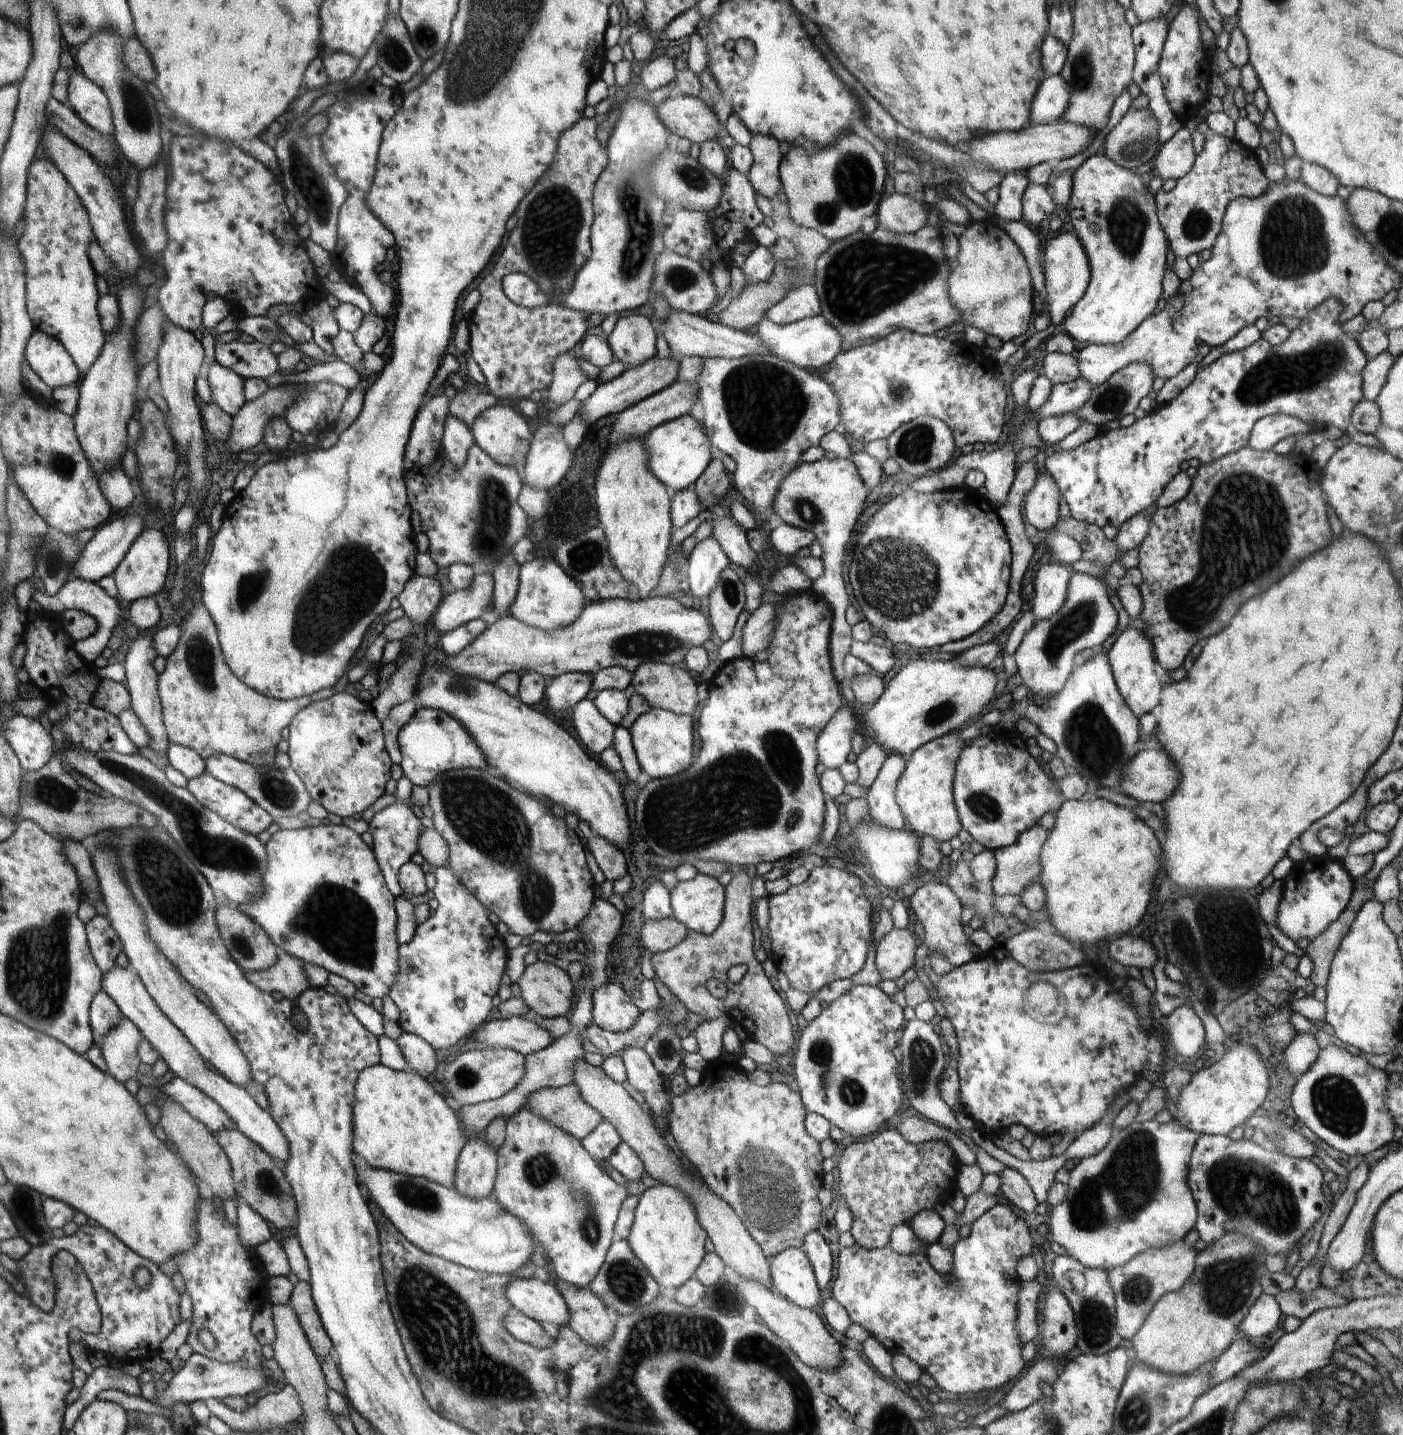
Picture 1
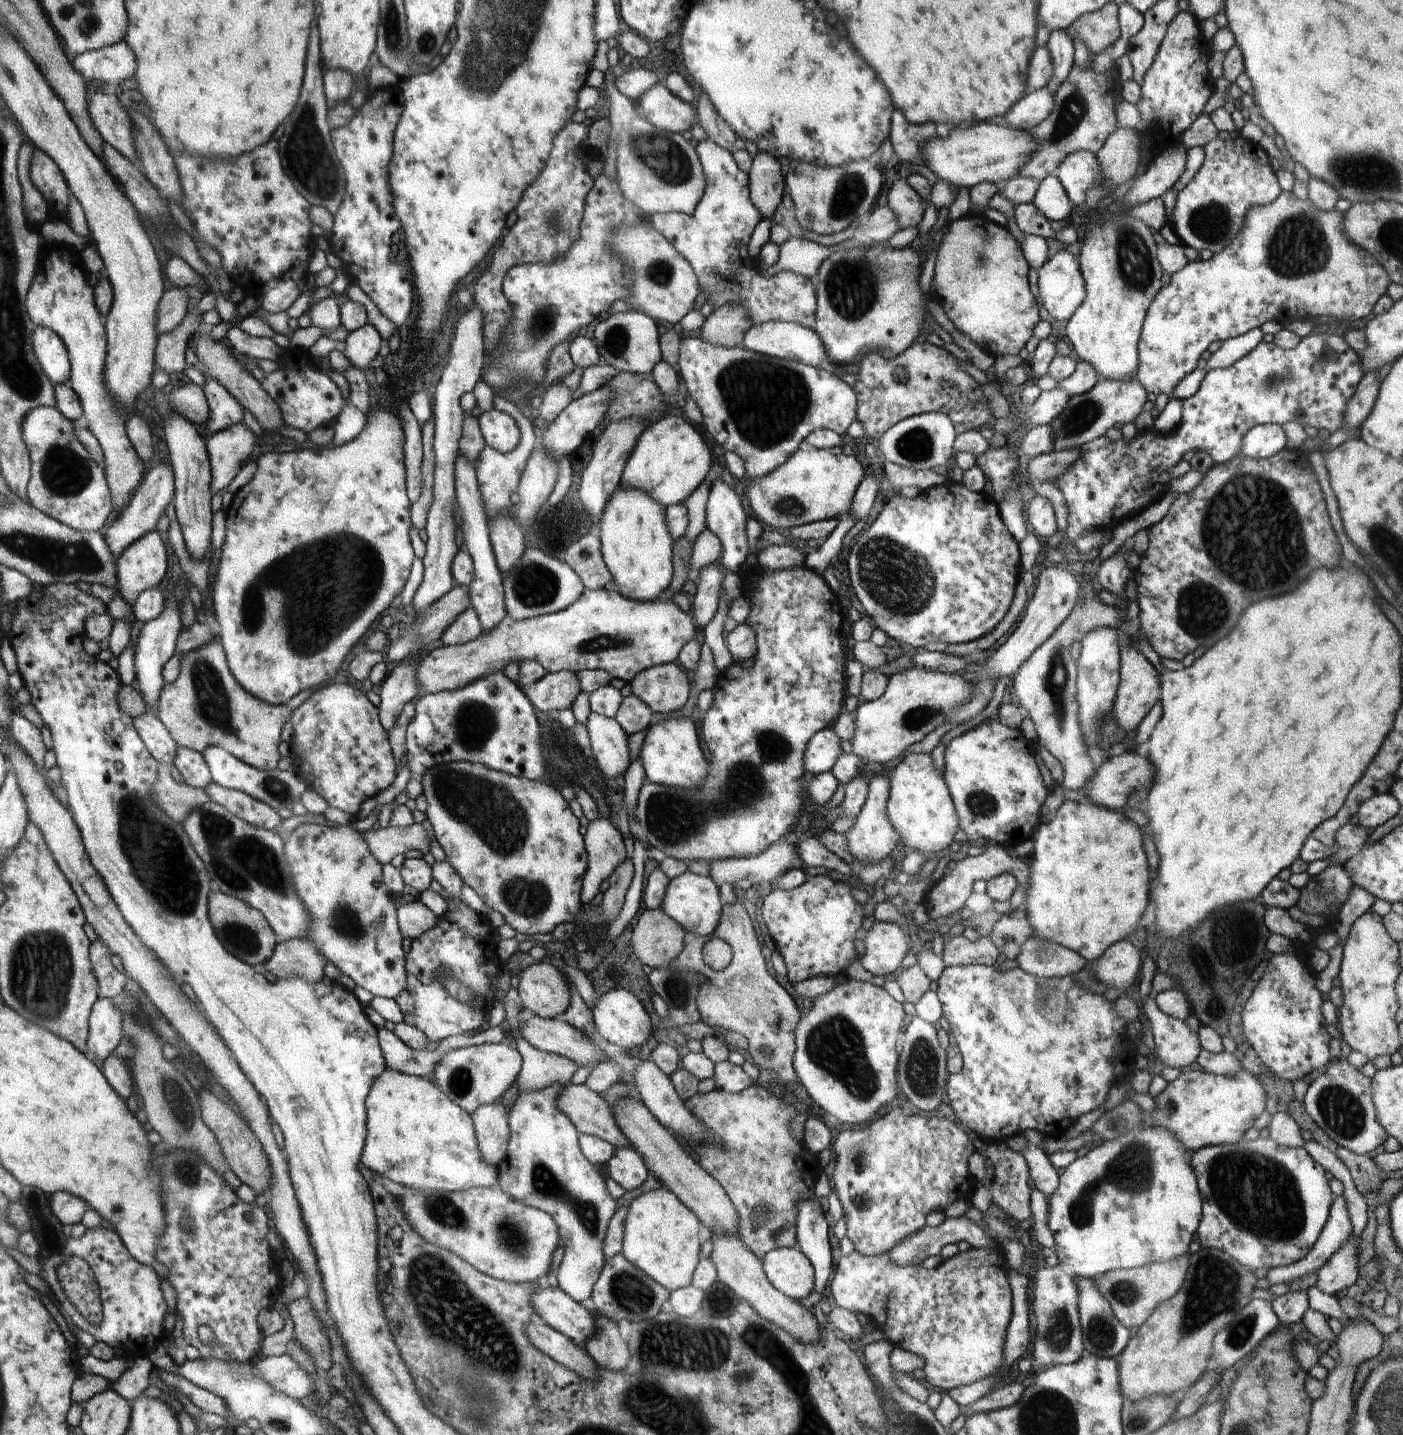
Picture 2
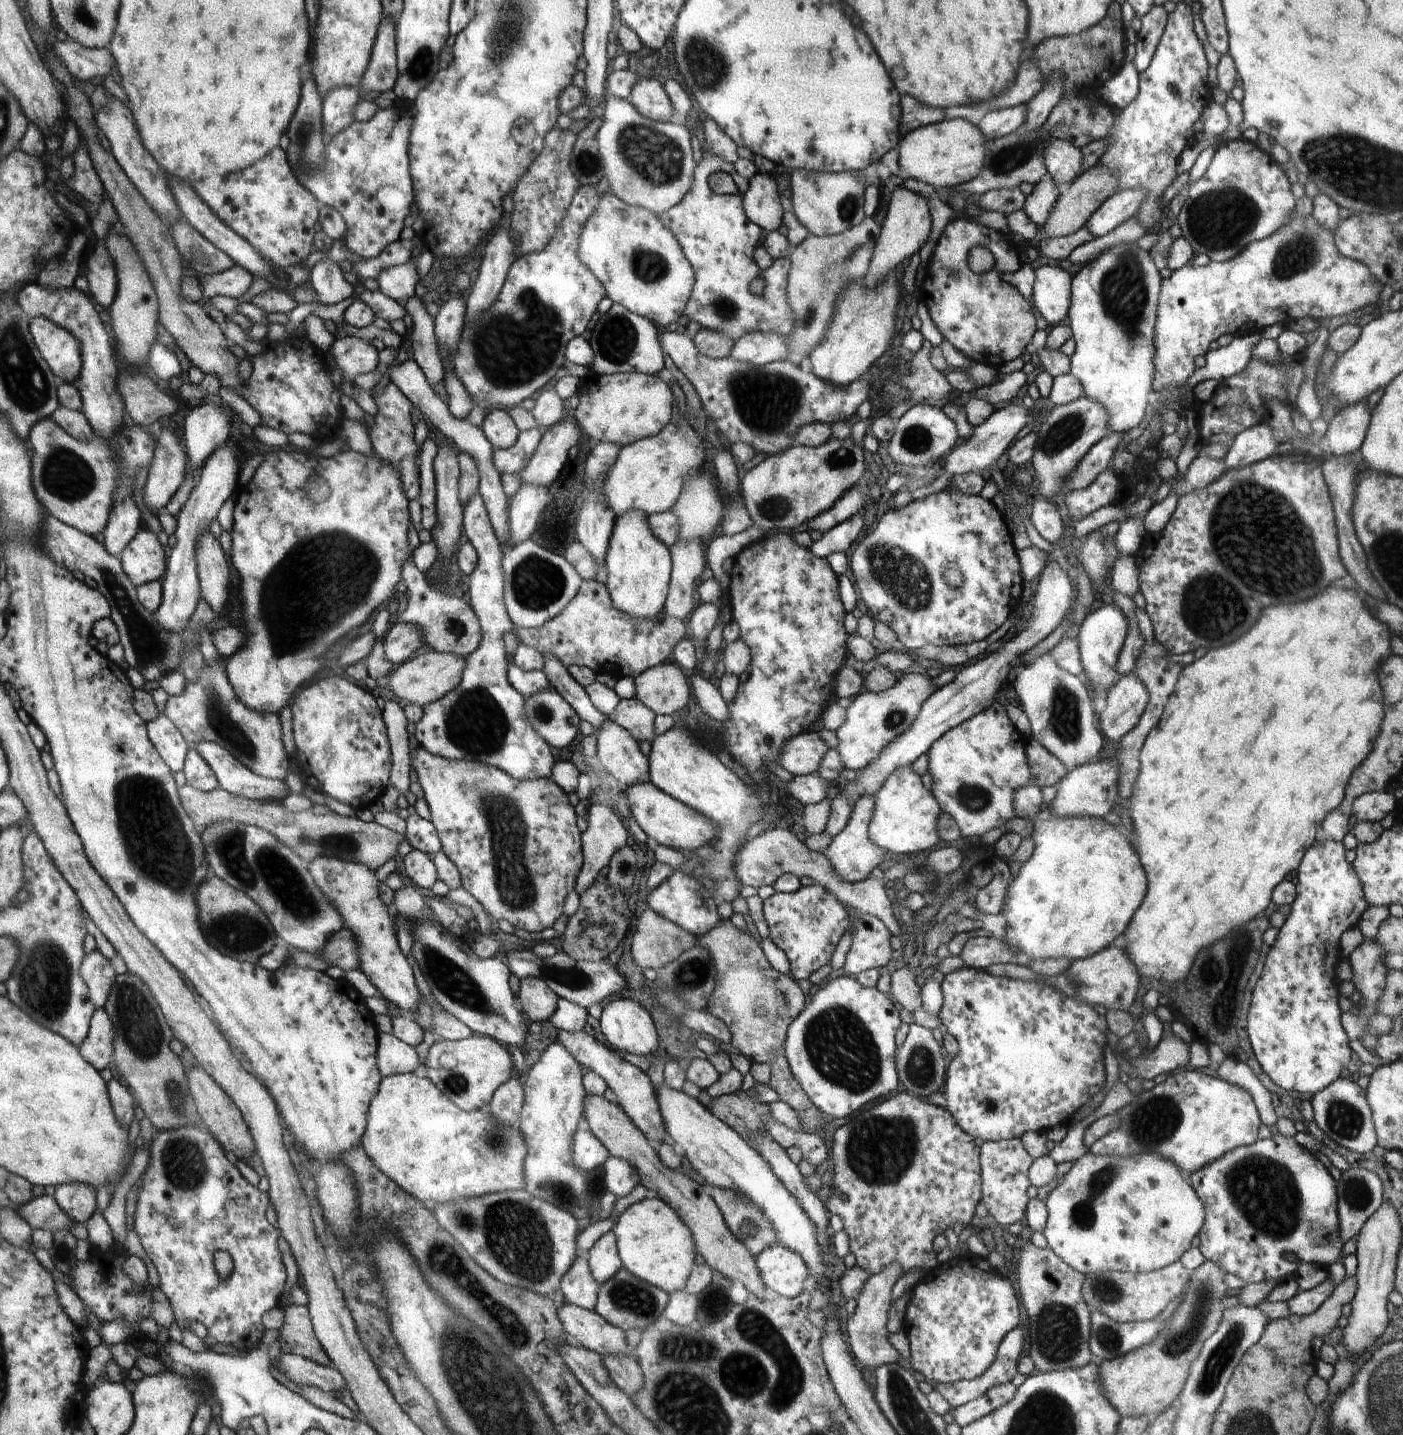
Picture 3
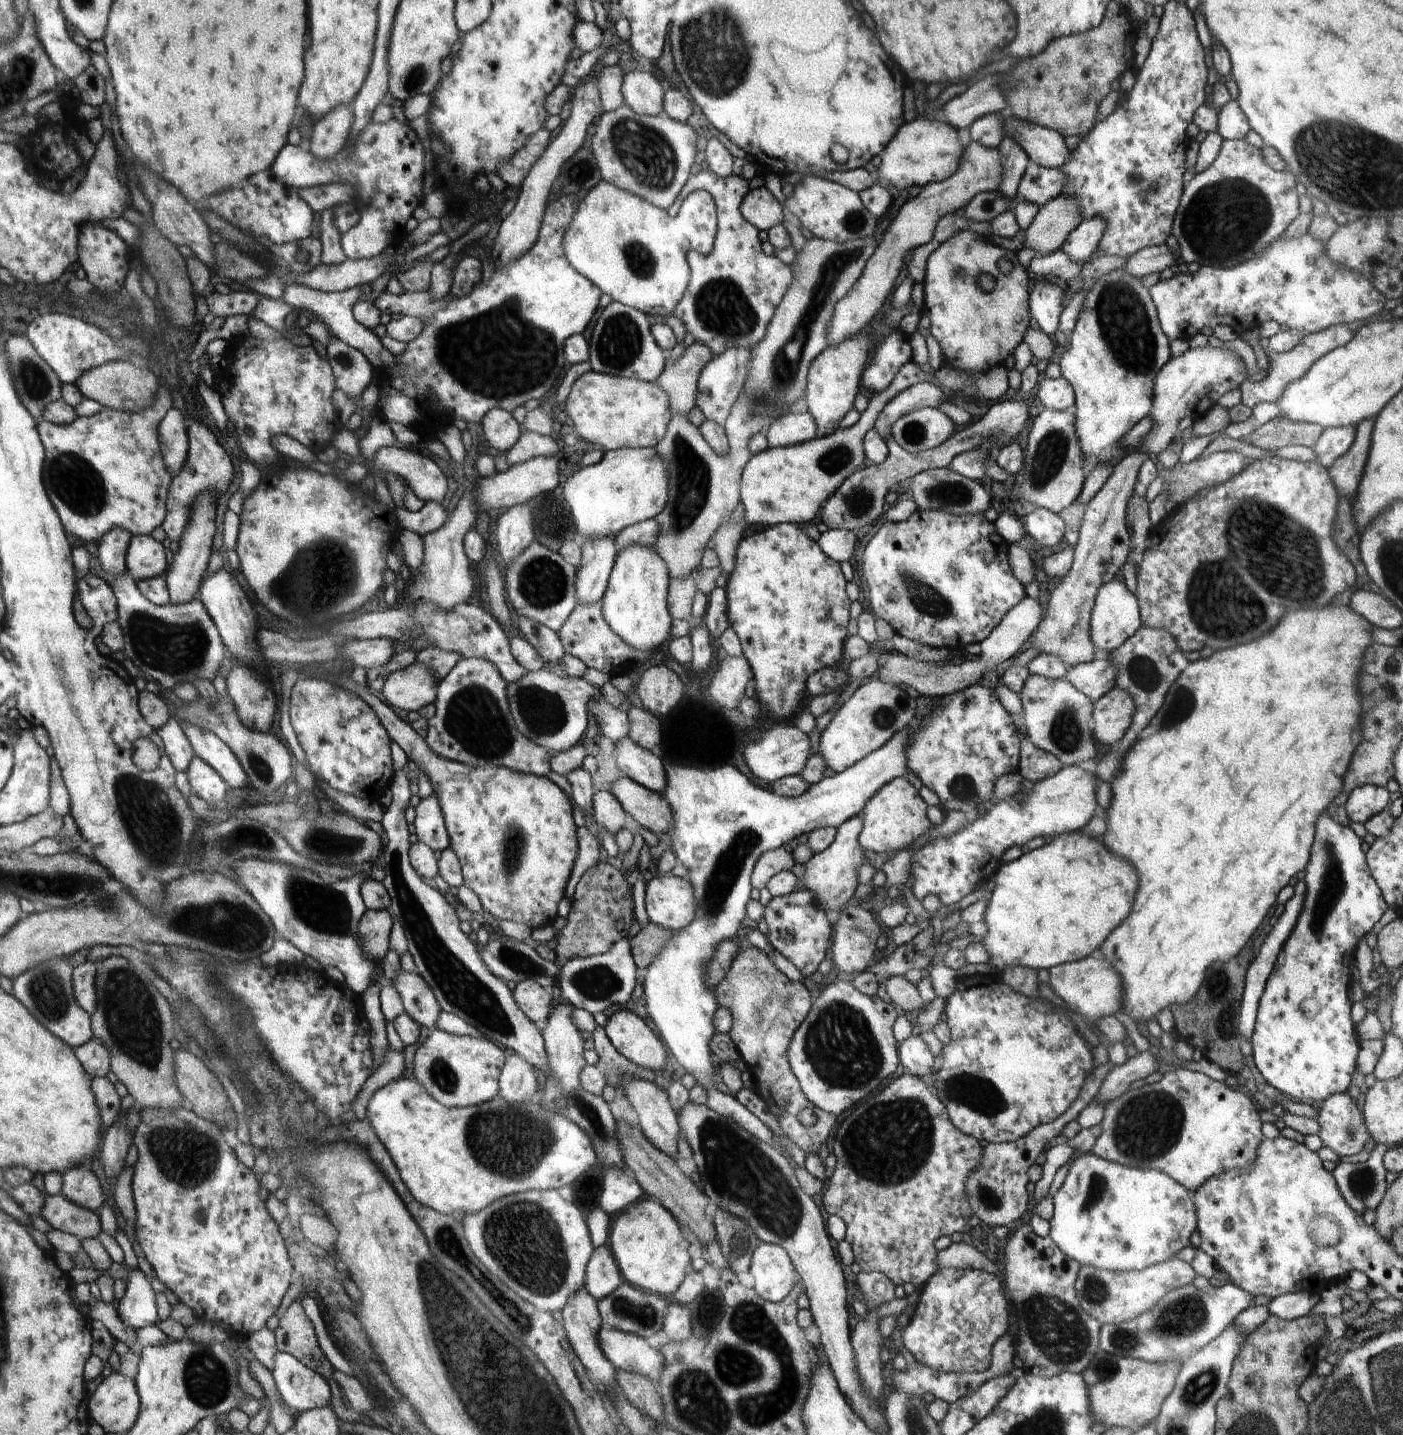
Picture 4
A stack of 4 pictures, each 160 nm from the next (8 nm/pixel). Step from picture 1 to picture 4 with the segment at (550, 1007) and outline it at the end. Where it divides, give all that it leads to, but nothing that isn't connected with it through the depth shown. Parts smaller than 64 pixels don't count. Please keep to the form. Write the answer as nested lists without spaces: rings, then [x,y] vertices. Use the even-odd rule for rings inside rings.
[[[526,979],[516,983],[513,995],[530,1020],[537,1023],[548,1018],[548,992],[543,986],[538,986],[537,981]]]

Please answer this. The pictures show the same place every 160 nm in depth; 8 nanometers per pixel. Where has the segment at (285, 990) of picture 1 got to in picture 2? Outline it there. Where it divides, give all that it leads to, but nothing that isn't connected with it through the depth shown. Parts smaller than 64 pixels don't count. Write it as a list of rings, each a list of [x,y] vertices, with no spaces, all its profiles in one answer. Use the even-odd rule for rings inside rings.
[[[304,939],[279,940],[273,957],[264,963],[264,968],[278,978],[304,978],[307,982],[318,982],[325,980],[325,970],[329,966],[325,953],[318,948],[316,942]]]

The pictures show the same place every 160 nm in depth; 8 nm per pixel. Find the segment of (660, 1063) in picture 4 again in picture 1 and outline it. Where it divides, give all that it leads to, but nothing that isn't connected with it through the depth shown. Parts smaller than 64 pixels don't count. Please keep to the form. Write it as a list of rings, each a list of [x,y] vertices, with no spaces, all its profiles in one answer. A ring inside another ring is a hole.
[[[604,983],[595,988],[592,993],[592,1014],[593,1023],[600,1028],[612,1032],[628,1031],[630,1027],[636,1024],[641,1016],[640,1010],[630,1001],[628,992],[622,986],[616,983]]]

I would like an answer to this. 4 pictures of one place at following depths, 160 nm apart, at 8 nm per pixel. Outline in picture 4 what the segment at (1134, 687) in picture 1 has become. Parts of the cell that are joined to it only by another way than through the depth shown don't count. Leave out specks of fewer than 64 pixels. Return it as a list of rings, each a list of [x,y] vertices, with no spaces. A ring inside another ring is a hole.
[[[1114,687],[1093,702],[1094,739],[1112,747],[1116,745],[1128,731],[1134,711],[1134,697],[1127,690]]]

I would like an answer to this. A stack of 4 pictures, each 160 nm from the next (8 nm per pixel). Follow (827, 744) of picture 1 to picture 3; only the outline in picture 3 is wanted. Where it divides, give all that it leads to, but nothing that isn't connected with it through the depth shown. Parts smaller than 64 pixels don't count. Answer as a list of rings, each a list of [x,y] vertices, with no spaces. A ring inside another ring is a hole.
[[[817,730],[803,732],[786,741],[777,763],[793,775],[816,774],[828,749]]]

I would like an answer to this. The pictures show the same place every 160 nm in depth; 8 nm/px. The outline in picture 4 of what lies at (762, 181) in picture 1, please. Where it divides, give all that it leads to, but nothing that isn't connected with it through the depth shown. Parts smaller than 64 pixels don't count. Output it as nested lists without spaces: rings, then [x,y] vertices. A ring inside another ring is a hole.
[[[765,186],[750,190],[741,204],[741,212],[750,224],[764,232],[782,222],[782,206]]]

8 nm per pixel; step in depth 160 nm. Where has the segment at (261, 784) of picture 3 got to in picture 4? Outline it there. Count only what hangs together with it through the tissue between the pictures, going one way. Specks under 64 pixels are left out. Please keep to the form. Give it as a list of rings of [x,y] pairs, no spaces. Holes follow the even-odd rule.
[[[182,721],[181,727],[193,745],[194,756],[209,764],[229,788],[245,788],[249,777],[233,749],[216,734]]]

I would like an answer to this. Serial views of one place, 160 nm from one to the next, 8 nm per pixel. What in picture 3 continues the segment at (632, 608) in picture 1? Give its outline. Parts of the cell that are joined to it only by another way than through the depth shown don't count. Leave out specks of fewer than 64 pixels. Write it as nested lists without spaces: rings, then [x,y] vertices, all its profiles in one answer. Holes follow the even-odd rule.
[[[597,580],[581,584],[577,596],[556,618],[540,628],[517,628],[522,644],[540,654],[550,653],[566,667],[591,668],[596,675],[610,673],[636,678],[641,672],[665,663],[676,644],[686,636],[686,622],[666,615],[656,619],[639,619],[618,610],[609,595],[608,585]],[[436,649],[425,654],[414,656],[414,658],[404,661],[395,666],[390,676],[390,688],[400,700],[406,700],[412,704],[424,707],[432,702],[440,700],[444,695],[448,695],[461,683],[464,674],[466,657],[447,652],[440,652]]]

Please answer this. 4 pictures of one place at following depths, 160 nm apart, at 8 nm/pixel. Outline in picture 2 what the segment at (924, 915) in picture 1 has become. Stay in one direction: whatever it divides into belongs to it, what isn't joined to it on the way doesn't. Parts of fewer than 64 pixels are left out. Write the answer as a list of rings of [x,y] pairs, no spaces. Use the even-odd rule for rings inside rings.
[[[990,846],[986,852],[982,852],[979,856],[967,856],[964,860],[951,864],[950,870],[934,886],[928,888],[927,894],[924,896],[924,905],[927,907],[930,920],[941,922],[950,914],[955,914],[959,909],[965,907],[965,902],[973,892],[974,882],[985,880],[989,882],[992,878],[1003,873],[1012,874],[1017,879],[1020,886],[1026,887],[1030,877],[1029,871],[1030,861],[1023,858],[1014,858],[1008,855],[1005,846]],[[940,931],[940,938],[944,942],[944,964],[950,966],[981,965],[993,966],[1000,953],[992,943],[990,937],[980,937],[970,942],[964,936]]]

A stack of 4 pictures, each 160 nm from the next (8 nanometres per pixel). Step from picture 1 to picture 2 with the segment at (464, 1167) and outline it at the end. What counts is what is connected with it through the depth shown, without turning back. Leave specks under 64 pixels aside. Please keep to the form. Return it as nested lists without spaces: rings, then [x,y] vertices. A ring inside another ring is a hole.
[[[500,1100],[493,1104],[482,1104],[482,1107],[471,1115],[477,1128],[481,1152],[490,1164],[498,1167],[503,1166],[510,1138],[508,1113]]]

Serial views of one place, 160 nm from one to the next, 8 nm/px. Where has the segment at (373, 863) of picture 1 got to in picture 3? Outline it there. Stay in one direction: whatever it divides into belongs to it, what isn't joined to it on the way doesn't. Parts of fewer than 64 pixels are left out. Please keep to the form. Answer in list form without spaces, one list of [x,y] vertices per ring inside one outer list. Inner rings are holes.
[[[317,856],[306,864],[316,884],[324,890],[325,896],[333,901],[333,906],[344,918],[344,928],[348,929],[357,944],[360,945],[360,969],[368,980],[378,989],[386,1000],[400,1007],[404,1014],[408,1011],[420,1010],[422,996],[417,989],[411,966],[408,966],[402,954],[400,942],[396,942],[394,924],[390,920],[390,912],[378,894],[378,880],[363,862],[342,860],[338,857]]]

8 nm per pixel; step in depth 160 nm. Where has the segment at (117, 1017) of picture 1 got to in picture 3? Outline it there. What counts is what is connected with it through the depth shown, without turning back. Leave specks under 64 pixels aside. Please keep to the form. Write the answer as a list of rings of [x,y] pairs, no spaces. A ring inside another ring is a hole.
[[[103,1008],[96,1009],[89,1028],[89,1036],[78,1047],[80,1053],[95,1069],[101,1071],[112,1064],[114,1025]]]

